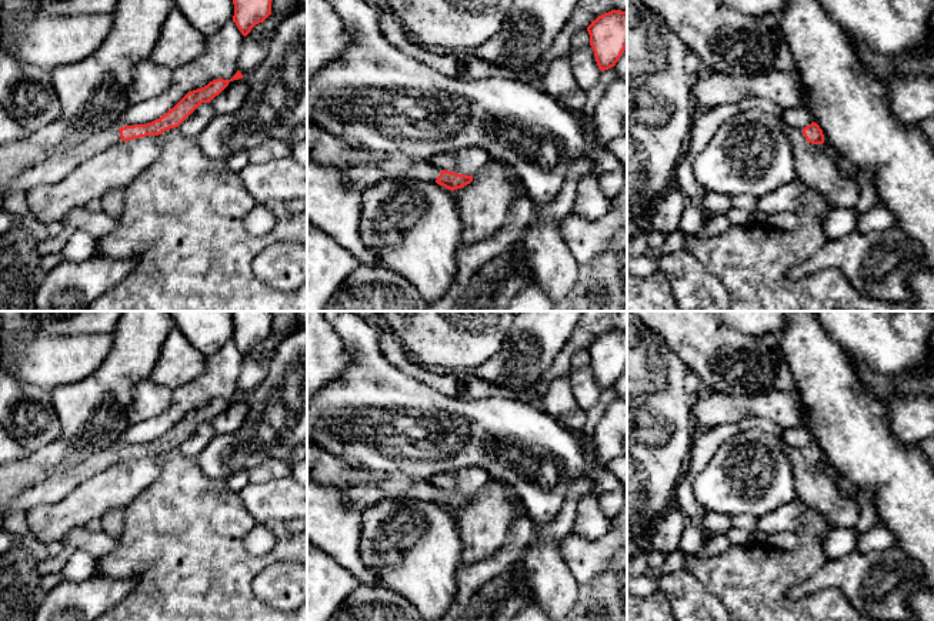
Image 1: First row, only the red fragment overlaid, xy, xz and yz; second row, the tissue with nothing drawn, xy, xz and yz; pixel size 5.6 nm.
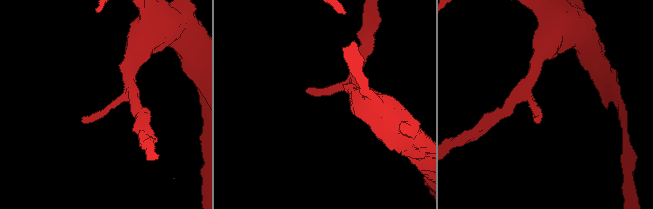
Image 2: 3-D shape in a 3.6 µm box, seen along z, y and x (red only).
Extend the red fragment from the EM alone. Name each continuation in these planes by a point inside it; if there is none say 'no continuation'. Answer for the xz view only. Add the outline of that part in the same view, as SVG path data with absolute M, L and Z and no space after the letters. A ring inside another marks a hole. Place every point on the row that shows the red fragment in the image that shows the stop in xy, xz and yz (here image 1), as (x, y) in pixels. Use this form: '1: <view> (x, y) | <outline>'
1: xz (422, 170) | M416 160L404 177L416 178L420 181L436 181L441 170L436 168L427 160Z

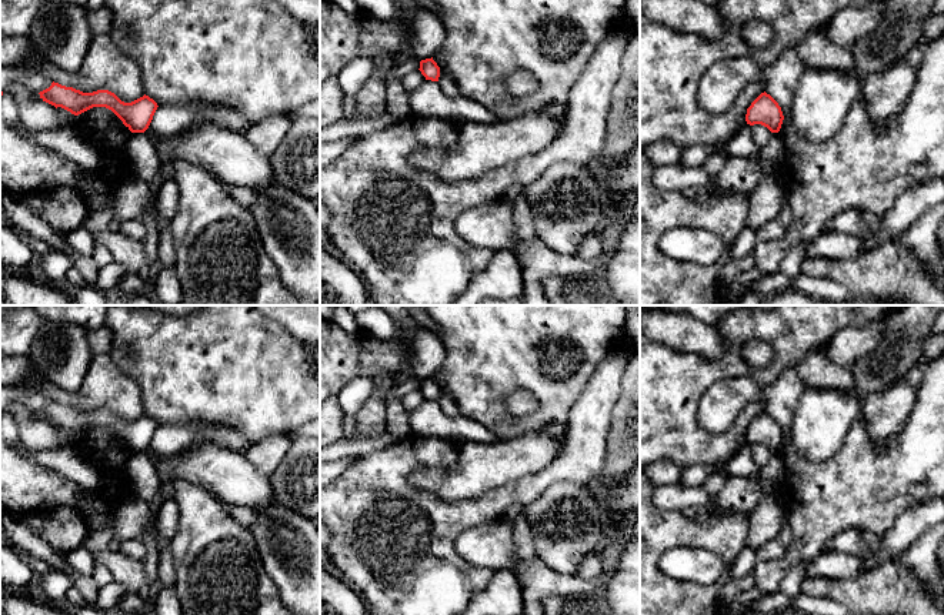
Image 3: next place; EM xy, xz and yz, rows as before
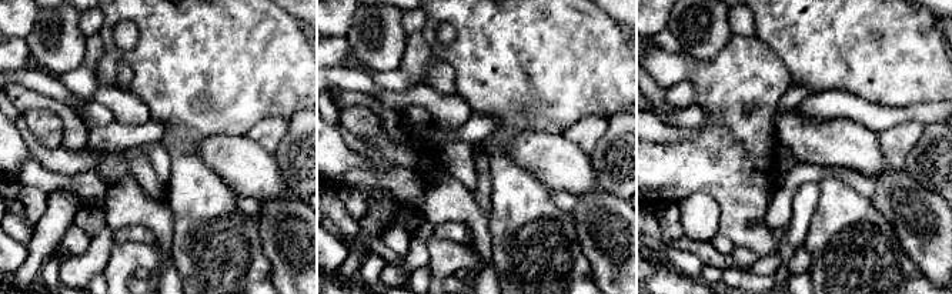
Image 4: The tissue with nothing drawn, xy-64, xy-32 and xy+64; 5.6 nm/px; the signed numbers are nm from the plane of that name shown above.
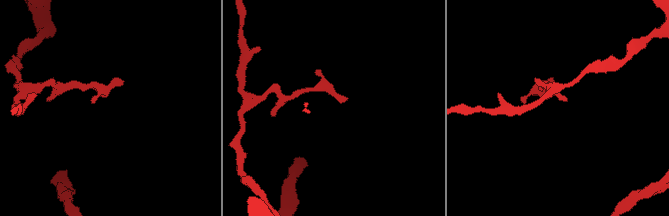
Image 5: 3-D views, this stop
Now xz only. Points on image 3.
no continuation

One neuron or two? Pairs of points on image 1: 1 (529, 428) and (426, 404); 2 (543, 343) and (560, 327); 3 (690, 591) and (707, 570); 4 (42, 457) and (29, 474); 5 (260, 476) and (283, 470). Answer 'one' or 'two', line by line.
1: one
2: one
3: two
4: two
5: one

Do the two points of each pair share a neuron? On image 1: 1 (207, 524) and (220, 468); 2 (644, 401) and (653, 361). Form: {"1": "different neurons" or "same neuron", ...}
{"1": "different neurons", "2": "same neuron"}

